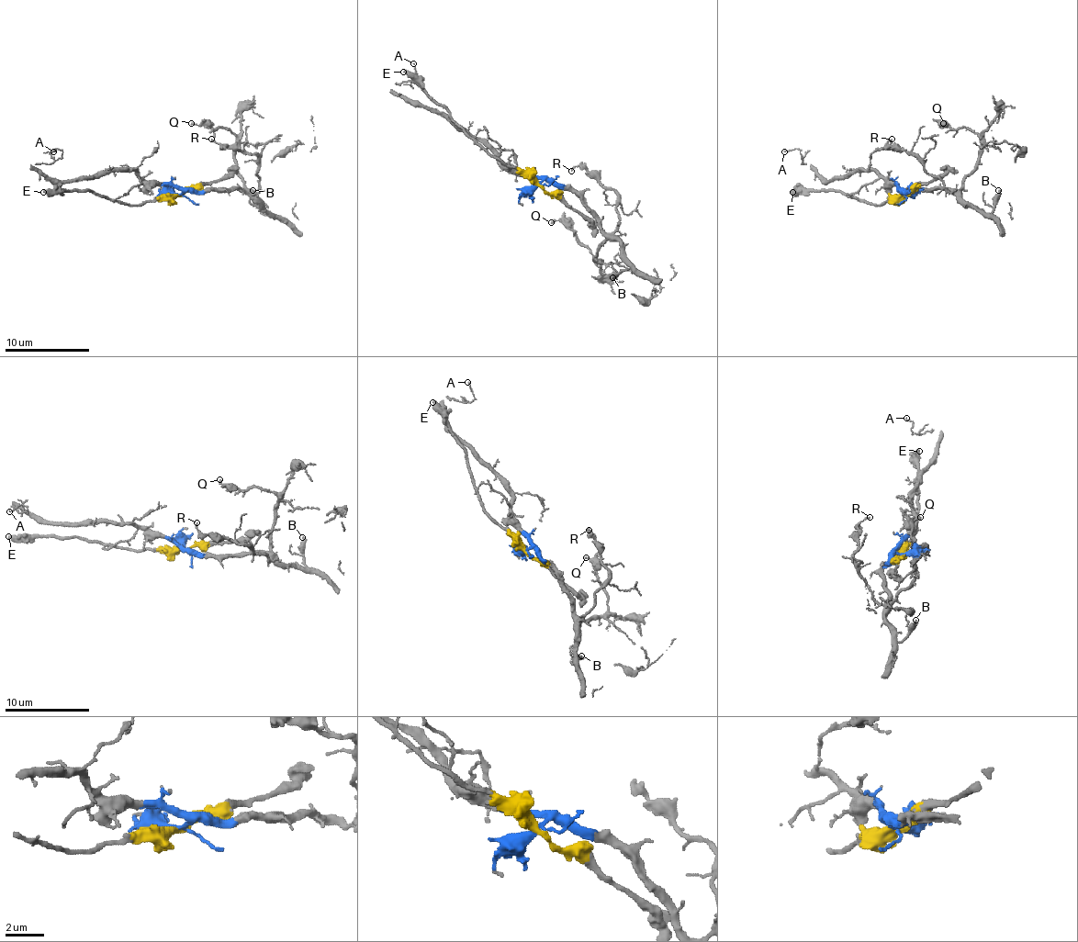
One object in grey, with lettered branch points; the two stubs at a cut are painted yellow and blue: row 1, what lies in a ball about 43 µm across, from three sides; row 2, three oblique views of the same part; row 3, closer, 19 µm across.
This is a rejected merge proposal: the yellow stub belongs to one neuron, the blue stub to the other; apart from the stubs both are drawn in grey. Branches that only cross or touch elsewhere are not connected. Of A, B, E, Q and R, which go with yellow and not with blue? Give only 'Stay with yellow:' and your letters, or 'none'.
Stay with yellow: E

